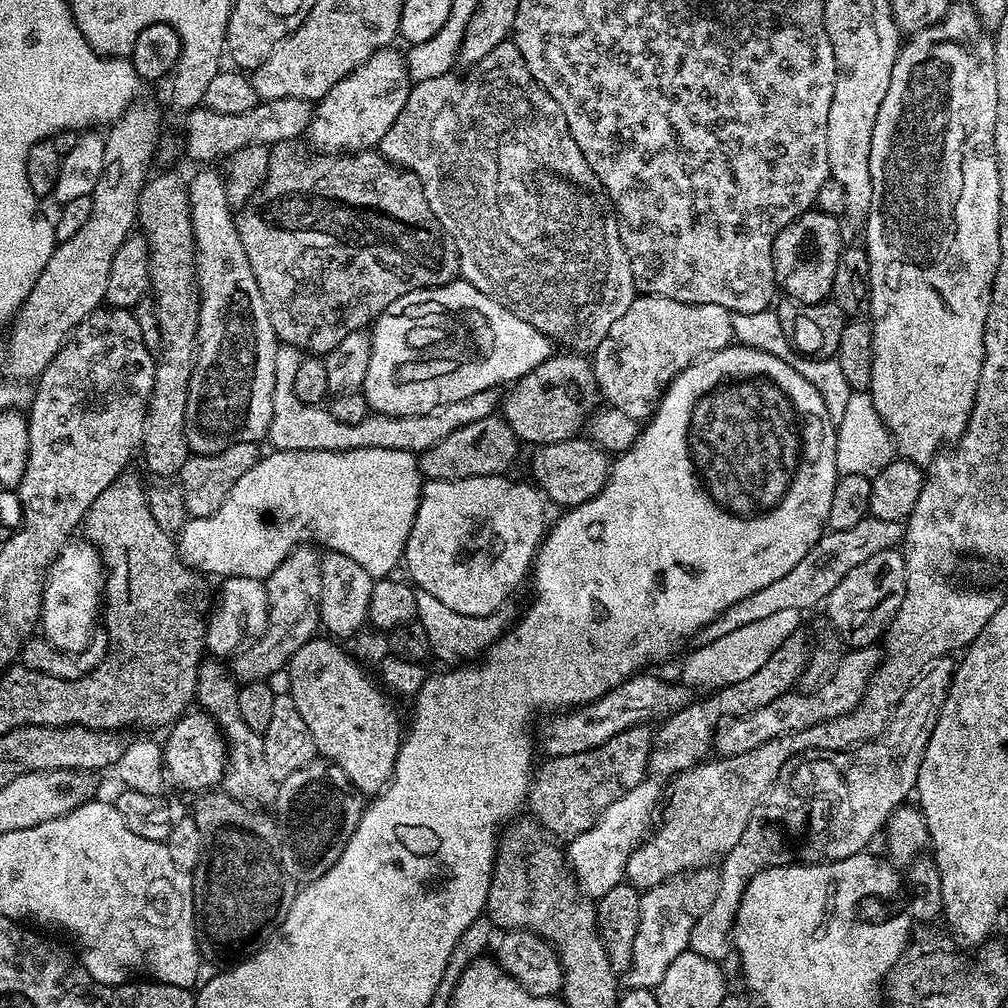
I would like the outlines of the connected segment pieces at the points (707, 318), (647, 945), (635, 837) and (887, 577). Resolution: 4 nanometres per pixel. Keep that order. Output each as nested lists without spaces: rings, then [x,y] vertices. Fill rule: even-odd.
[[[639,295],[592,352],[601,397],[627,417],[647,421],[673,378],[703,356],[733,343],[732,315],[728,308],[713,303],[686,304]]]
[[[705,866],[678,876],[671,876],[658,886],[649,888],[640,898],[640,921],[638,934],[634,937],[634,958],[632,967],[623,973],[622,984],[625,989],[646,988],[654,990],[658,982],[662,982],[662,974],[666,974],[670,962],[678,958],[678,954],[689,951],[690,930],[694,930],[694,922],[702,918],[702,913],[708,909],[710,902],[714,902],[714,894],[718,894],[720,873],[715,867]]]
[[[645,778],[634,790],[622,794],[601,816],[600,821],[590,830],[578,834],[567,845],[566,860],[574,873],[581,892],[592,898],[614,890],[614,886],[625,883],[628,860],[638,845],[644,843],[653,827],[652,815],[657,815],[658,805],[662,800],[662,788],[652,778]],[[657,803],[657,804],[656,804]],[[652,824],[652,825],[651,825]],[[649,827],[649,828],[648,828]]]
[[[896,550],[874,554],[874,558],[866,558],[862,566],[854,566],[854,570],[850,570],[850,574],[846,574],[834,590],[830,590],[826,609],[828,620],[832,623],[829,624],[831,631],[841,641],[845,640],[849,649],[875,645],[885,635],[898,606],[902,606],[905,594],[906,566],[903,555]]]

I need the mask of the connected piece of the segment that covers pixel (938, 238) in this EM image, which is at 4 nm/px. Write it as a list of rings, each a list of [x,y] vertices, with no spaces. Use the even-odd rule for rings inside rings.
[[[953,3],[944,19],[920,32],[911,33],[903,41],[900,53],[894,62],[894,70],[890,74],[890,90],[886,90],[886,98],[882,98],[882,106],[878,106],[878,114],[874,122],[874,138],[870,138],[872,197],[866,223],[863,225],[865,226],[865,242],[863,243],[866,245],[870,262],[868,312],[874,334],[874,366],[870,391],[874,406],[892,436],[895,451],[903,459],[921,466],[931,464],[932,459],[945,446],[959,440],[960,435],[966,430],[978,390],[978,378],[982,374],[984,331],[986,318],[990,314],[992,280],[996,277],[1000,261],[1000,179],[994,150],[994,122],[998,118],[998,74],[994,70],[995,49],[996,45],[989,29],[981,24],[971,3]]]

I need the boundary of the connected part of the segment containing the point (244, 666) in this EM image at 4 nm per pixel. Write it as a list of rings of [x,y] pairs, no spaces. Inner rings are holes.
[[[301,546],[293,548],[291,554],[281,562],[278,570],[274,570],[266,581],[268,590],[268,624],[263,632],[251,641],[243,650],[237,651],[231,657],[230,672],[237,681],[247,682],[249,680],[267,681],[268,676],[275,672],[283,673],[287,669],[288,661],[293,654],[308,640],[317,635],[320,623],[320,599],[322,598],[322,574],[320,573],[321,553],[312,546]]]

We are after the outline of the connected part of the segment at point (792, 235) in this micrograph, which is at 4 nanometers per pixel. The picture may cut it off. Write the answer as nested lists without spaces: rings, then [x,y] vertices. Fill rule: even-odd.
[[[809,210],[804,212],[797,220],[790,222],[774,238],[774,250],[772,251],[772,261],[774,262],[774,274],[779,291],[787,299],[796,300],[800,304],[823,304],[832,295],[834,286],[834,274],[838,274],[838,258],[843,254],[846,241],[840,237],[841,221],[835,216],[826,214],[819,210]]]

